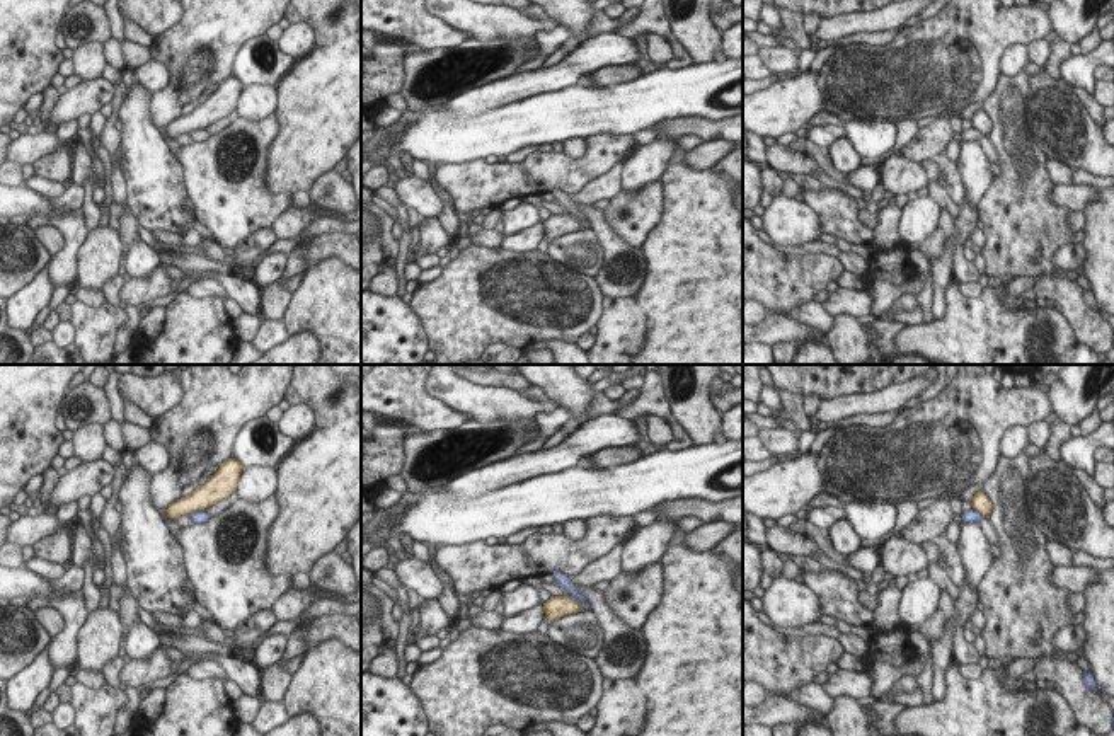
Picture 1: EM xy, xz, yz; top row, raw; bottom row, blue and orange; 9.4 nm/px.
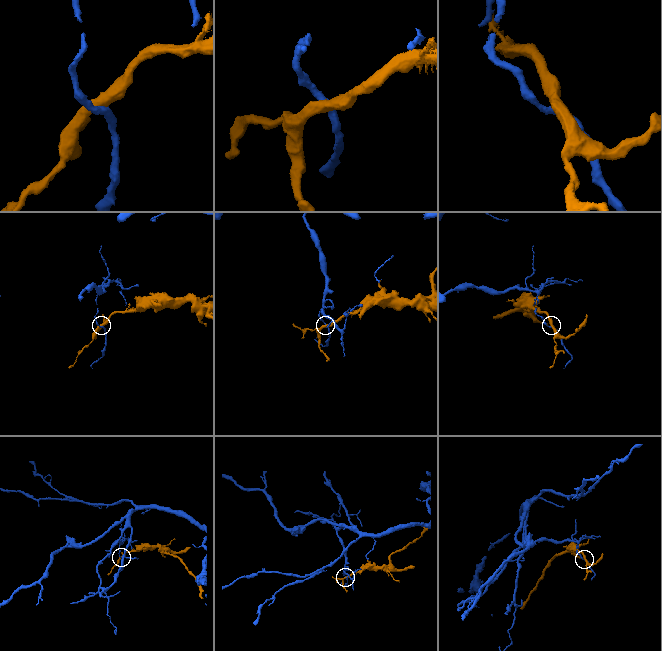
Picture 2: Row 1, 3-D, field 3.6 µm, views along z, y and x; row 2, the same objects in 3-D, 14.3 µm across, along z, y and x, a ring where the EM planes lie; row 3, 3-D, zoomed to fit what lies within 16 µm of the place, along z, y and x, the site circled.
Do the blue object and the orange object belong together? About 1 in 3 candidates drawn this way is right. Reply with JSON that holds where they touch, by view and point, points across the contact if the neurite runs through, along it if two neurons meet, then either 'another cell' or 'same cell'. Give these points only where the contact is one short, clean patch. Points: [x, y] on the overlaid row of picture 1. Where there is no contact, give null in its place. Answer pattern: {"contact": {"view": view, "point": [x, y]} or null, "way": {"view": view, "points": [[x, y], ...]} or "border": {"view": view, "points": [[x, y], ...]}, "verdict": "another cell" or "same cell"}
{"contact": {"view": "xz", "point": [576, 600]}, "border": {"view": "xz", "points": [[568, 593], [583, 609]]}, "verdict": "another cell"}

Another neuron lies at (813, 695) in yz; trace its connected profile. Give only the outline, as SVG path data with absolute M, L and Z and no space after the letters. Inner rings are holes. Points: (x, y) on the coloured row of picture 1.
M813 681L801 688L794 688L790 692L790 697L794 702L819 710L824 716L828 716L831 707L835 705L835 699L821 685L816 685Z

